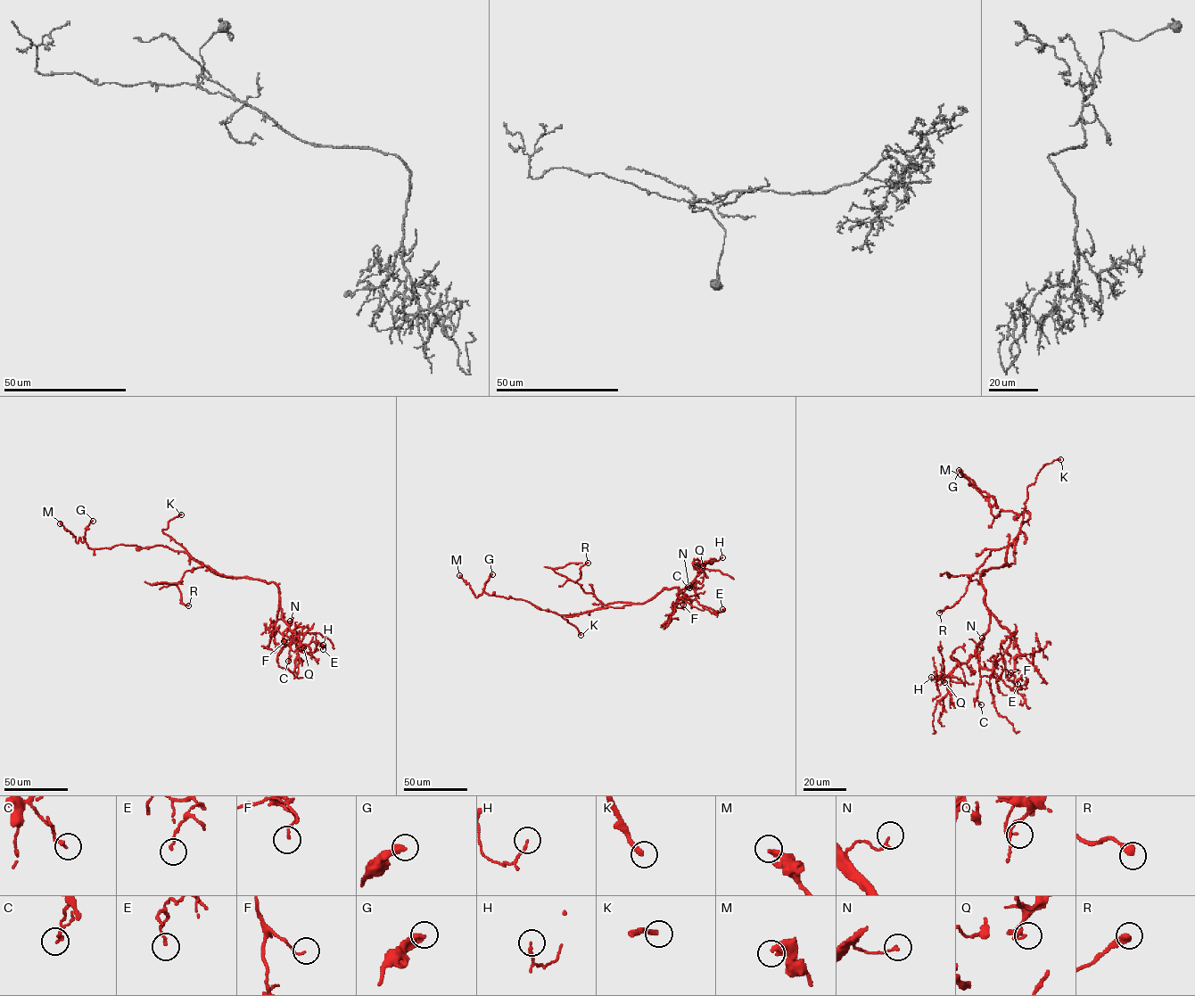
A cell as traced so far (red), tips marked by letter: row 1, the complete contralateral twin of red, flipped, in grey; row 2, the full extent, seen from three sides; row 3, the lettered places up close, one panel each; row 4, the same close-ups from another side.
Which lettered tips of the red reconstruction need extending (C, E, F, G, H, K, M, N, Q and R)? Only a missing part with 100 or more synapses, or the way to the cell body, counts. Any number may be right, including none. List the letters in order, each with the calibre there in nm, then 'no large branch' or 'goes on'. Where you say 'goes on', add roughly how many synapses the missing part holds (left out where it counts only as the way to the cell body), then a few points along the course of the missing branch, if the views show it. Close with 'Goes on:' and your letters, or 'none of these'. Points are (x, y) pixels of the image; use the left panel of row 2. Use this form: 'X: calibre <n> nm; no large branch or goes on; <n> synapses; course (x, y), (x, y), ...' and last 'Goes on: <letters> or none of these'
C: calibre 180 nm; no large branch
E: calibre 130 nm; no large branch
F: calibre 110 nm; no large branch
G: calibre 360 nm; no large branch
H: calibre 130 nm; no large branch
K: calibre 260 nm; goes on
M: calibre 360 nm; no large branch
N: calibre 140 nm; no large branch
Q: calibre 120 nm; no large branch
R: calibre 360 nm; no large branch
Goes on: K

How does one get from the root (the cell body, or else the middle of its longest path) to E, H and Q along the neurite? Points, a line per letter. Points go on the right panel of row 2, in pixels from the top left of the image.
E: (1008, 549), (1008, 564), (981, 574), (990, 622), (976, 654), (1011, 689), (1024, 674), (1017, 684)
H: (1008, 549), (1008, 564), (981, 574), (990, 622), (976, 653), (937, 678), (939, 689), (936, 670), (931, 677)
Q: (1008, 549), (1008, 564), (981, 574), (989, 630), (976, 653), (947, 675), (944, 682)

